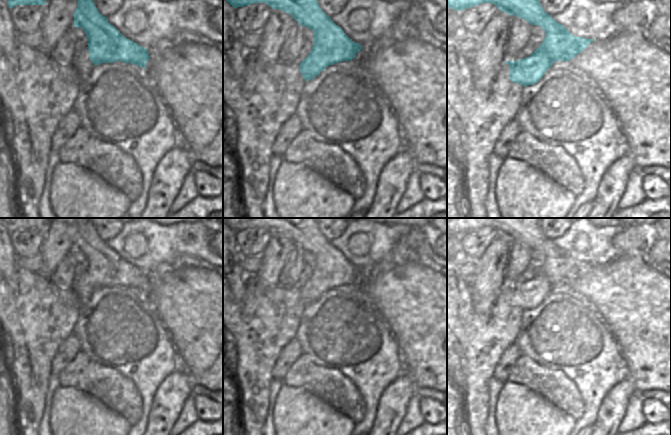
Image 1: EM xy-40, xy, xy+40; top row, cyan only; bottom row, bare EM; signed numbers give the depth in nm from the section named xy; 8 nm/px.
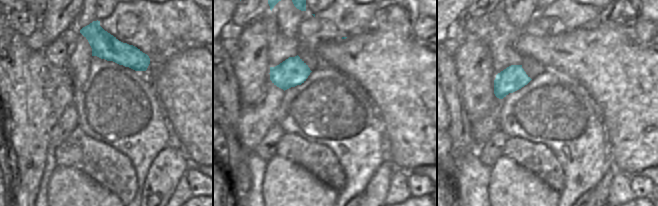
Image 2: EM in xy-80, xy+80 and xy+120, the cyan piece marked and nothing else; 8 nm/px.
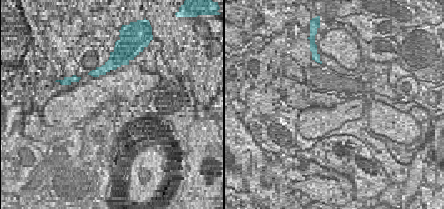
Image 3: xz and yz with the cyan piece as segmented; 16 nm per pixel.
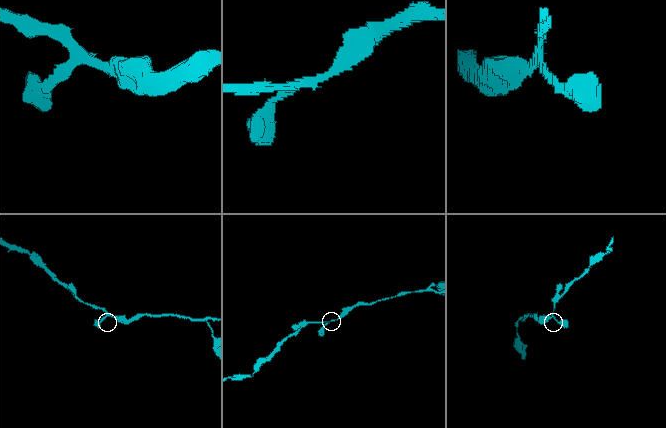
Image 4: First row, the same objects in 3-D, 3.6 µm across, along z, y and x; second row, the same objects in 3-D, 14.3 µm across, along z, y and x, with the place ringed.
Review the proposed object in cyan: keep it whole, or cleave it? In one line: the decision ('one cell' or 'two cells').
one cell

